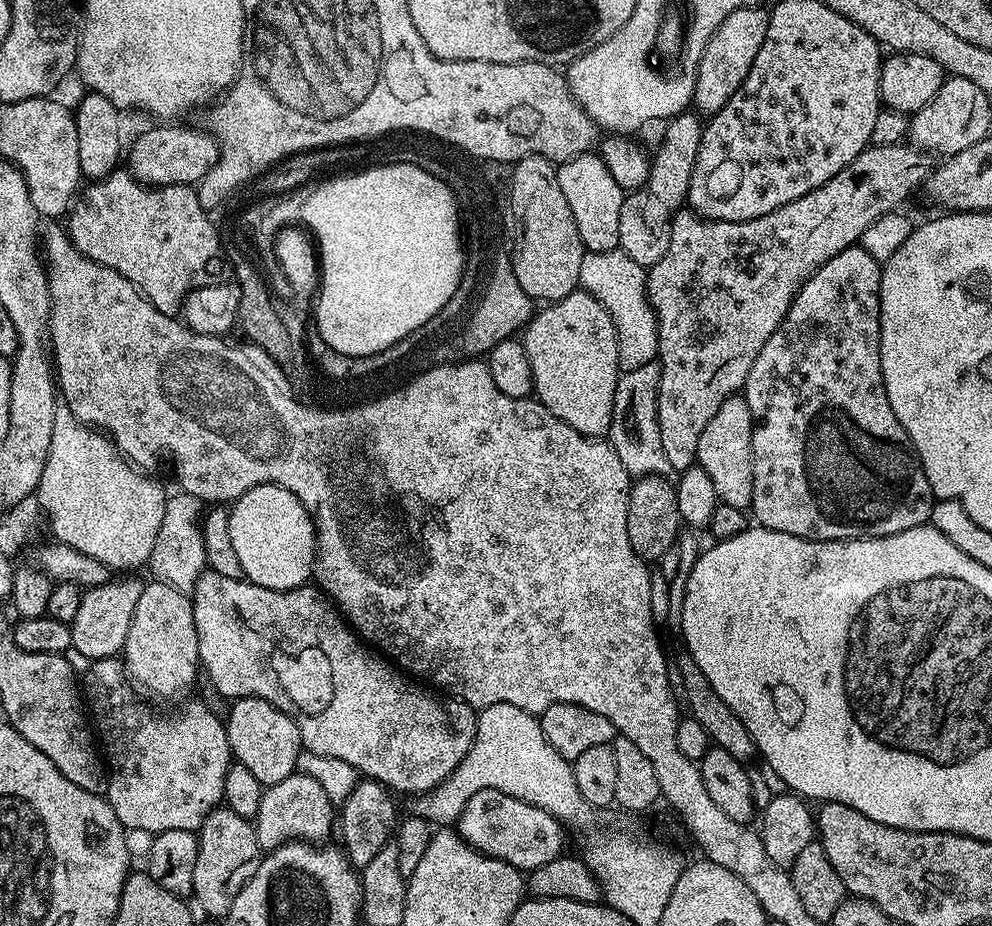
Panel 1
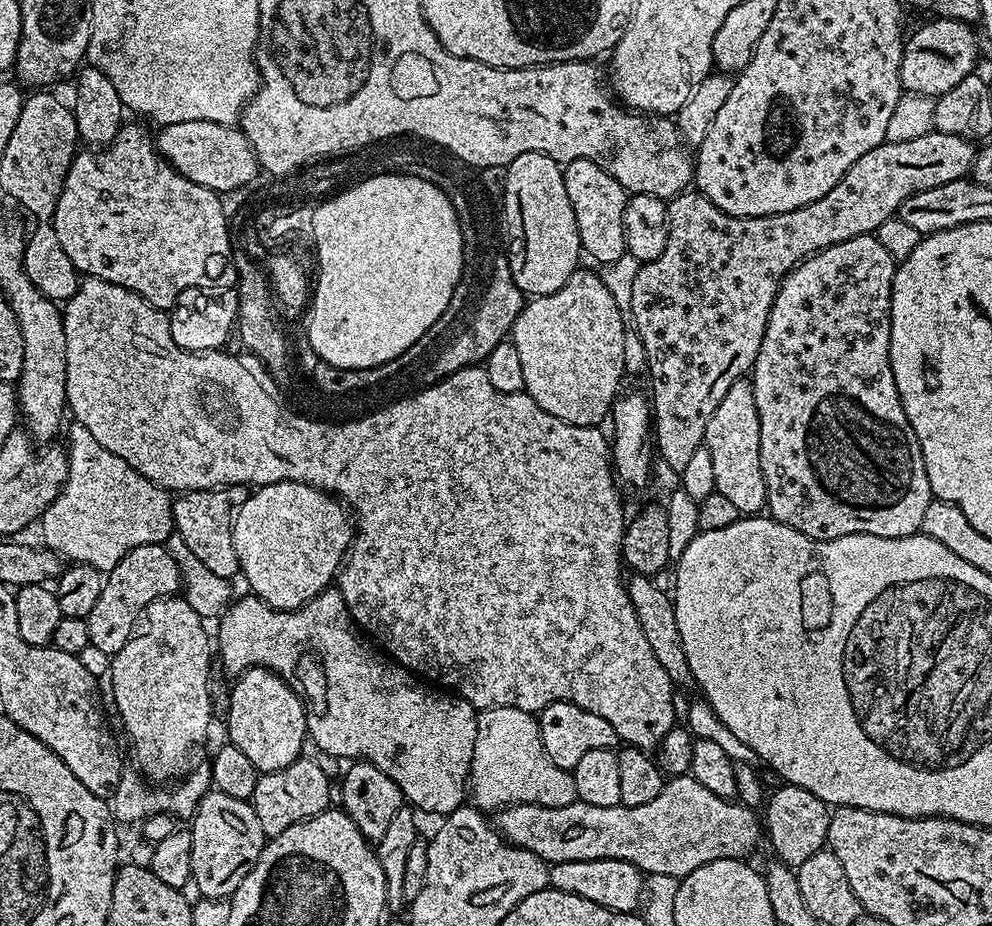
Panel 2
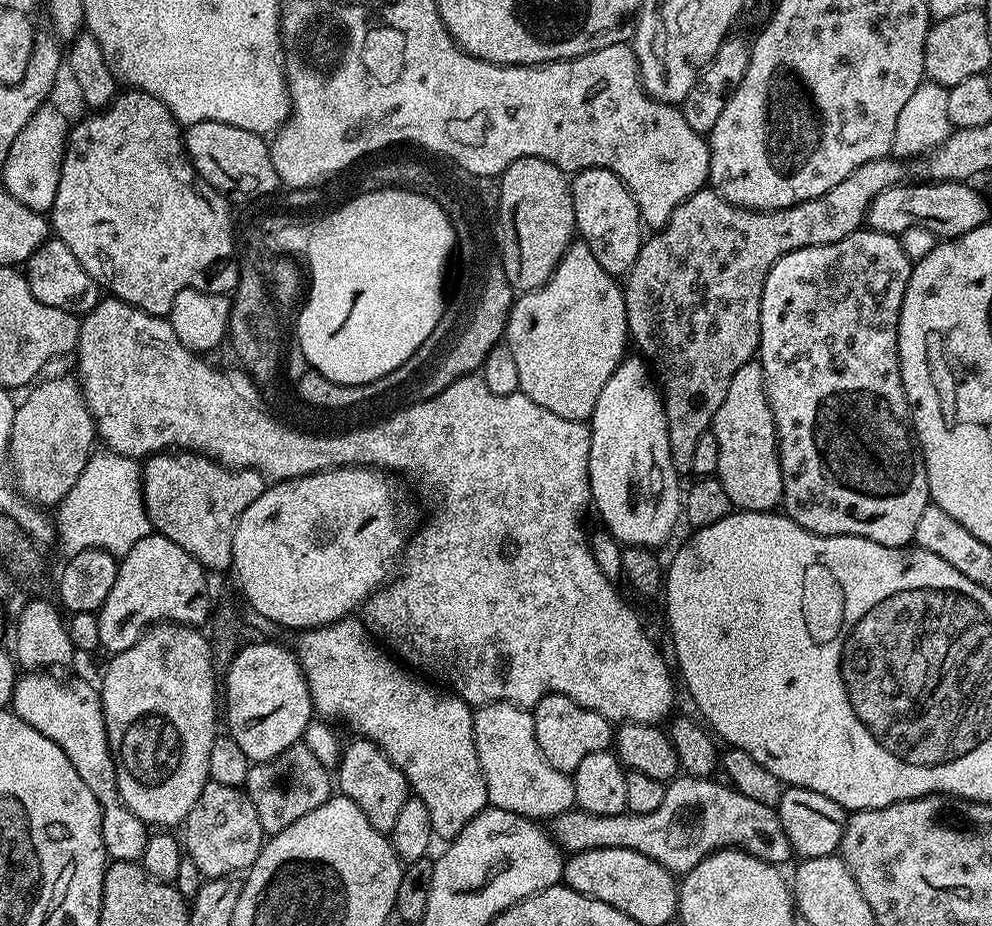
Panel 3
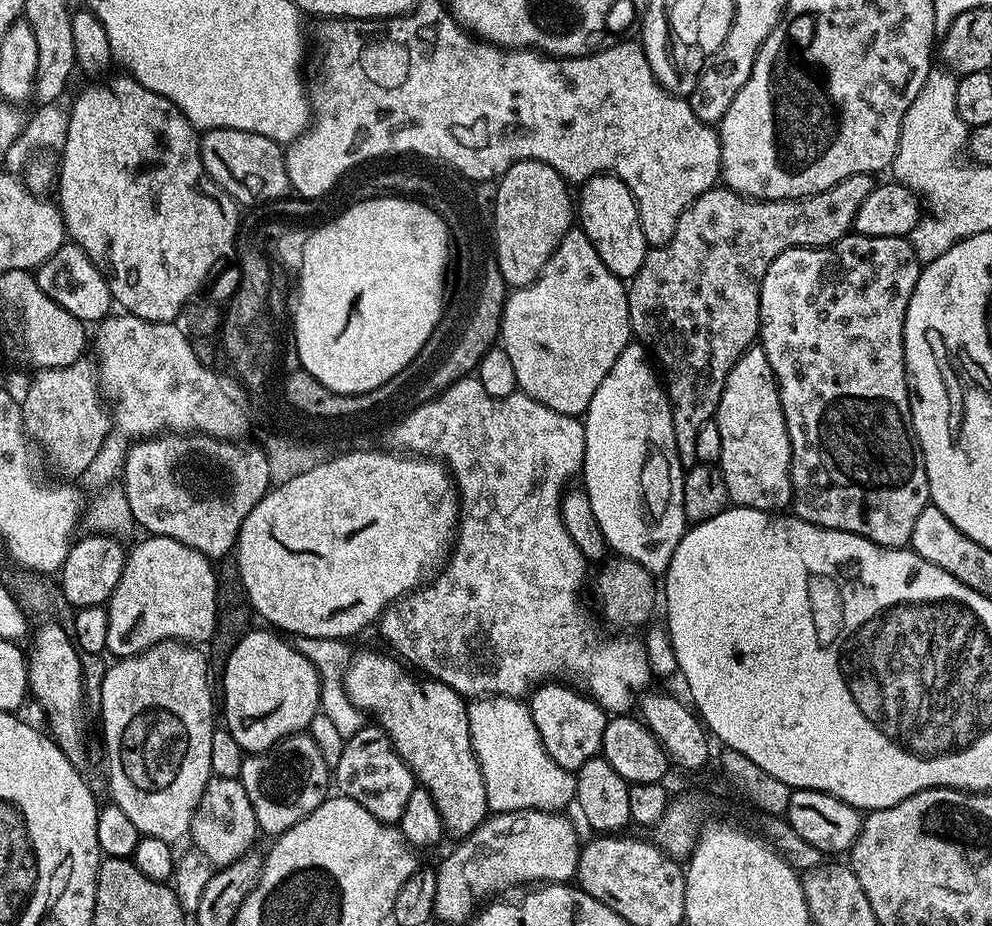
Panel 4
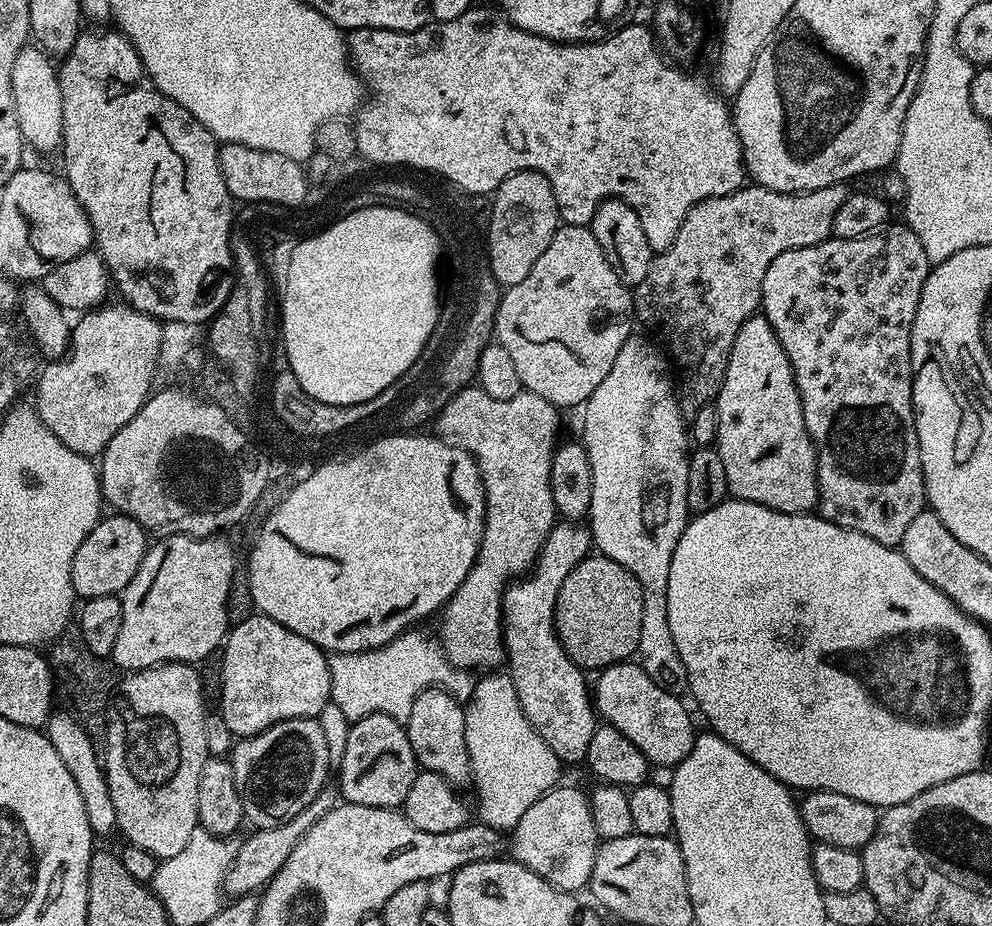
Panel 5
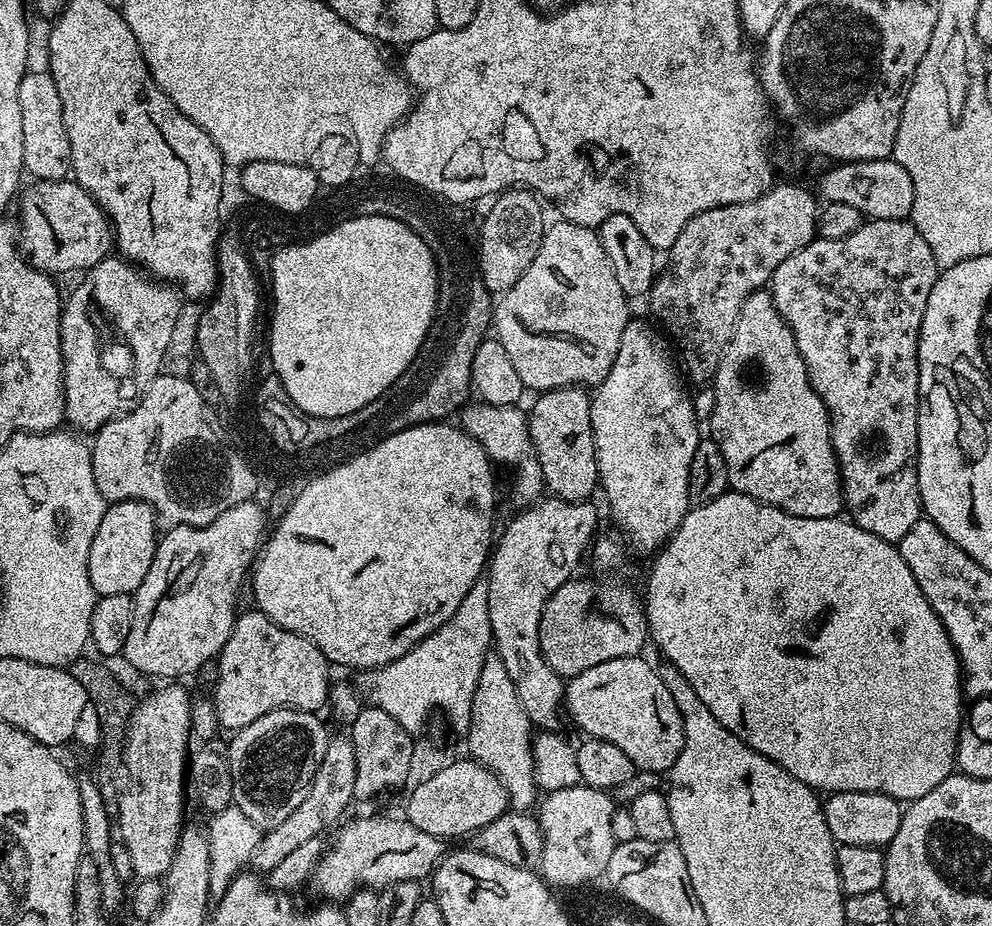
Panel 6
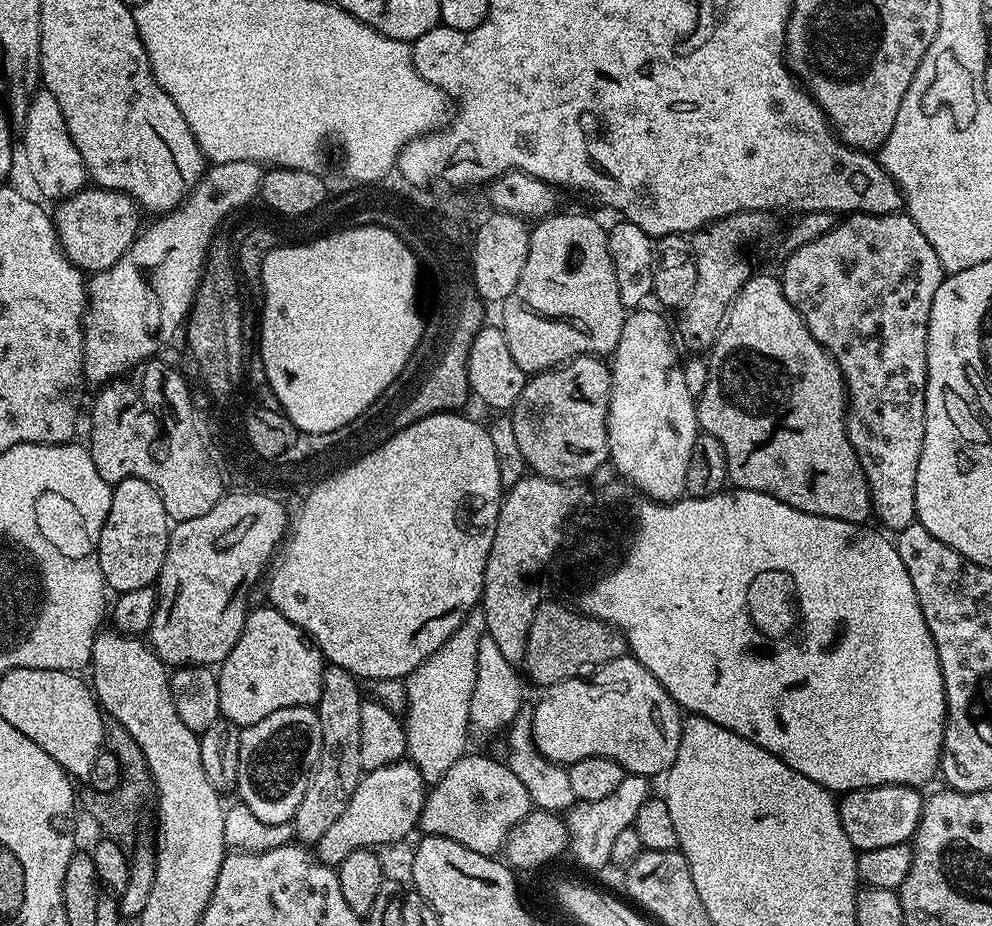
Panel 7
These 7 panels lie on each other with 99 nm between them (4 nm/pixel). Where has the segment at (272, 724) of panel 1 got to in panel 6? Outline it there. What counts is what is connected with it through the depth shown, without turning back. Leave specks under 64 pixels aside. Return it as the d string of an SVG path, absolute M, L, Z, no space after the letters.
M244 610L237 615L230 638L220 651L218 667L220 677L214 689L214 703L224 730L245 728L262 718L262 714L279 708L319 713L328 703L330 662L322 650L304 636L278 626L259 610Z

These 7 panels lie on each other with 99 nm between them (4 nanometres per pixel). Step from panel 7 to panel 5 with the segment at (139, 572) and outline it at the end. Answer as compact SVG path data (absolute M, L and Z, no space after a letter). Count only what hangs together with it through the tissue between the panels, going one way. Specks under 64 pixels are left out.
M123 514L105 515L94 530L86 534L72 563L72 585L77 597L89 600L103 596L120 596L124 588L138 574L138 566L150 547L146 530L134 518Z

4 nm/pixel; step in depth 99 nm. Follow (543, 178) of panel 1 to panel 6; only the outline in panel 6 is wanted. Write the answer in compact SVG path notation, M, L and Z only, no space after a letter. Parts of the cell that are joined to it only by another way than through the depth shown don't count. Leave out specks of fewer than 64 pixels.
M513 186L491 201L492 209L480 224L480 265L478 271L482 282L493 294L502 294L526 274L526 266L534 262L538 246L544 237L546 219L540 209L537 193L523 187Z

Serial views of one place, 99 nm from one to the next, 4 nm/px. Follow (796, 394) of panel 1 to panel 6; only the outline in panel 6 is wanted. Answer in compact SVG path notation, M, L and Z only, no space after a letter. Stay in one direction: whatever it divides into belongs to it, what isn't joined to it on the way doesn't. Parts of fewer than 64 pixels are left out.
M868 220L861 223L854 234L846 234L846 238L834 238L833 240L815 239L804 248L799 248L786 262L774 270L770 281L772 301L782 314L782 318L790 326L794 334L794 342L798 346L798 354L802 356L802 362L806 364L808 380L814 386L814 390L822 398L822 402L828 411L828 421L832 431L832 445L836 461L840 467L840 482L844 486L844 503L850 509L854 522L862 530L870 534L878 534L878 538L889 542L898 542L922 518L920 506L920 491L918 490L918 466L916 455L918 454L918 406L920 395L918 394L918 342L920 341L920 327L922 326L922 314L926 314L926 298L930 298L930 290L934 286L938 275L938 265L934 254L930 254L930 246L926 246L926 238L918 234L918 230L907 220Z

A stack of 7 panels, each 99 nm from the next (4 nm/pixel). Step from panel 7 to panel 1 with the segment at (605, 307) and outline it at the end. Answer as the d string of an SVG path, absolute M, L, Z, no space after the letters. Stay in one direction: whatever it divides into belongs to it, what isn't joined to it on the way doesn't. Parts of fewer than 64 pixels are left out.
M577 290L566 298L551 301L535 313L523 329L522 343L526 358L530 358L532 386L535 399L539 400L550 414L554 414L563 424L578 430L584 436L604 438L611 430L614 414L615 387L621 376L618 366L618 334L610 314L590 293Z

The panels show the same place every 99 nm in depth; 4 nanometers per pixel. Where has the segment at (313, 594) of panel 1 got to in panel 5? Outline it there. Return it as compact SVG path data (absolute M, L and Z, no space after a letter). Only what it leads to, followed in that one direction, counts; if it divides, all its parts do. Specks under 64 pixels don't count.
M430 687L418 694L406 723L410 746L416 755L416 763L423 771L446 778L453 786L469 783L472 775L470 754L466 750L465 705L452 697L442 687Z

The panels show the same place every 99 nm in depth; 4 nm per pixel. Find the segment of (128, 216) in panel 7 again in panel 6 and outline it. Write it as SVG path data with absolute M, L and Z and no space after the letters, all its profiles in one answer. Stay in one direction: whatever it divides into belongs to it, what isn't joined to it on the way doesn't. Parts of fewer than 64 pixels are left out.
M75 179L41 180L33 185L33 188L25 187L18 200L18 247L20 255L28 263L33 264L39 272L80 274L93 268L113 251L112 223L95 198Z

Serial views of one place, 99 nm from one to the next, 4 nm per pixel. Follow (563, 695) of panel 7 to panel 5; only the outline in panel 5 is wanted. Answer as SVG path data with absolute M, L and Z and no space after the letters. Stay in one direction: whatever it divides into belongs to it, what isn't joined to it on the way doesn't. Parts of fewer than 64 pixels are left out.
M636 662L611 664L597 676L600 676L597 678L596 684L594 680L594 707L597 713L607 723L615 726L619 732L626 734L626 738L630 738L630 742L634 742L634 746L638 746L638 750L642 750L649 765L669 764L669 766L675 766L682 763L686 754L690 754L692 744L698 735L697 729L692 729L691 714L684 709L685 701L679 696L670 694L658 682L654 682L654 678L650 674L646 674L646 670L642 670L639 663Z

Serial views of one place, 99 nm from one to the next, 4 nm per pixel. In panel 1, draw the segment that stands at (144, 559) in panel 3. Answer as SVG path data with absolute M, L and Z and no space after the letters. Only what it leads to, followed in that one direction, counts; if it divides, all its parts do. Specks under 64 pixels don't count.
M135 575L125 576L128 576L125 580L110 578L105 584L99 584L84 592L82 603L78 606L78 614L74 614L70 627L72 648L78 655L85 656L85 661L116 658L123 653L134 606L138 606L138 598L144 589L144 584L132 577Z

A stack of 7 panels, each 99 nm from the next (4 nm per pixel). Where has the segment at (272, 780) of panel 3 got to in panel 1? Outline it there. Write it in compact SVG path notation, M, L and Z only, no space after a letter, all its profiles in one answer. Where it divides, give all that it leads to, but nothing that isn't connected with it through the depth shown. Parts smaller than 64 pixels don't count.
M299 770L282 778L282 782L267 785L262 794L262 806L254 821L261 849L271 850L293 842L324 842L334 832L334 801L306 774Z

